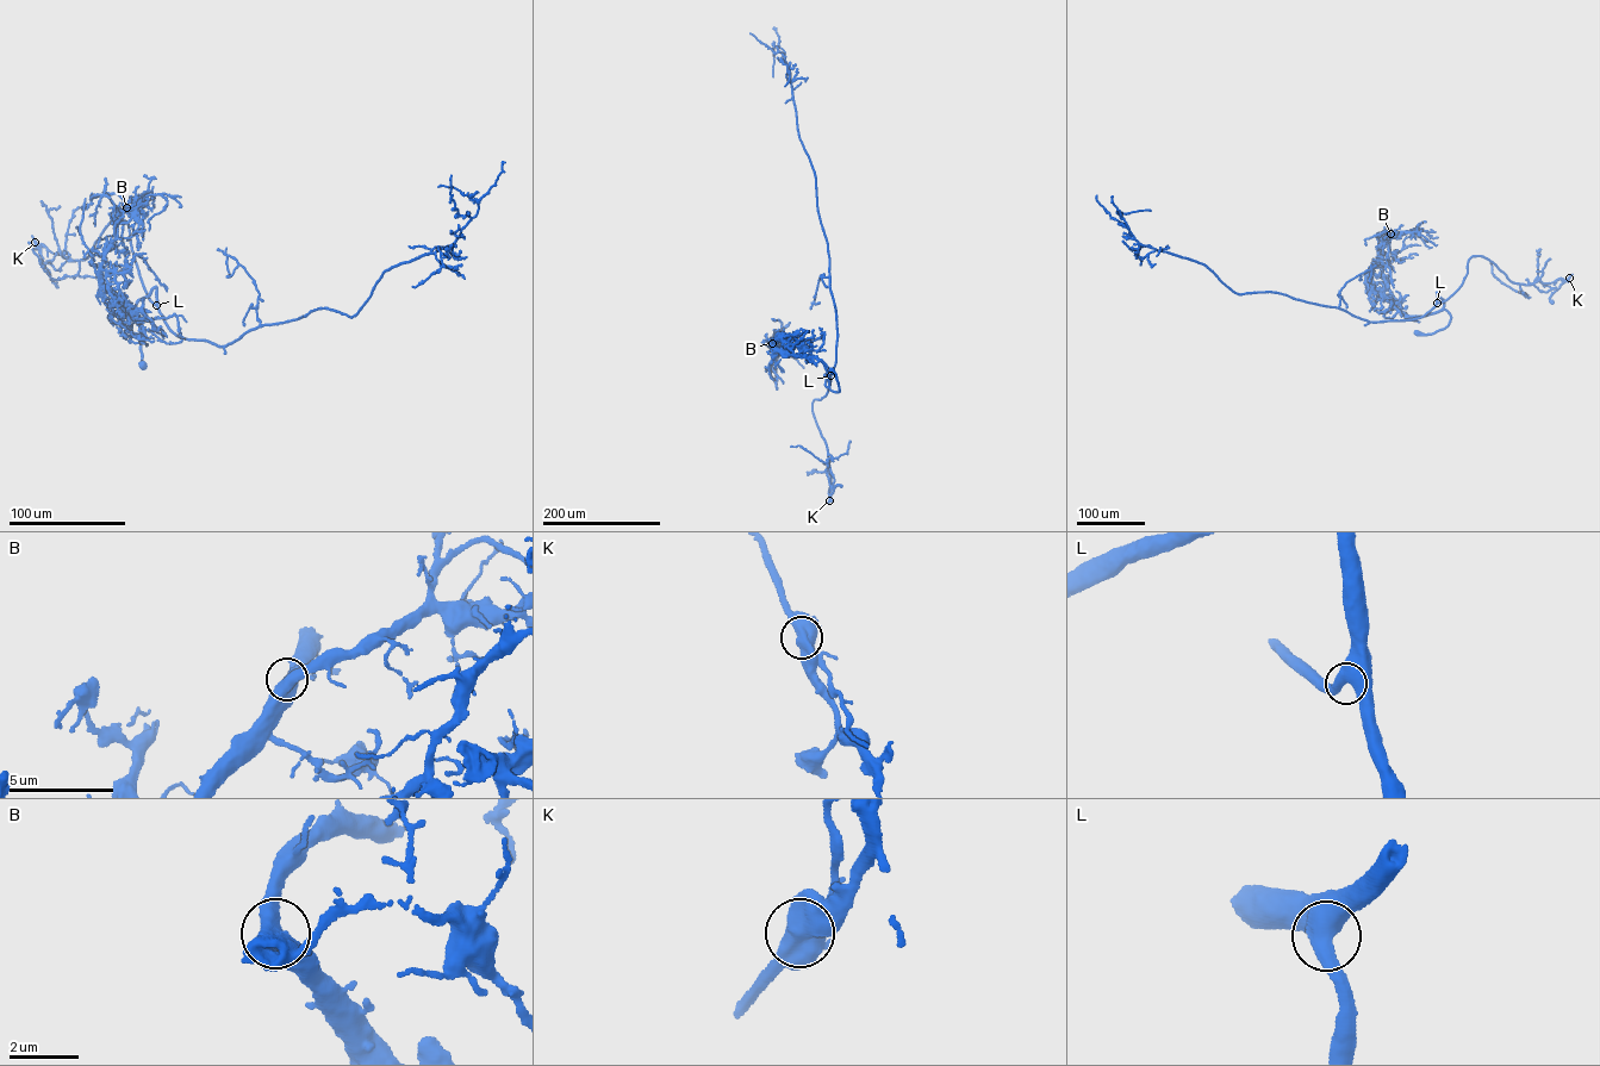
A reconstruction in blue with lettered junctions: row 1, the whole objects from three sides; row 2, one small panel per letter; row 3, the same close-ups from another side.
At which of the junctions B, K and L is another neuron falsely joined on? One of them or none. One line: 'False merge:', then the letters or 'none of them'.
False merge: K

